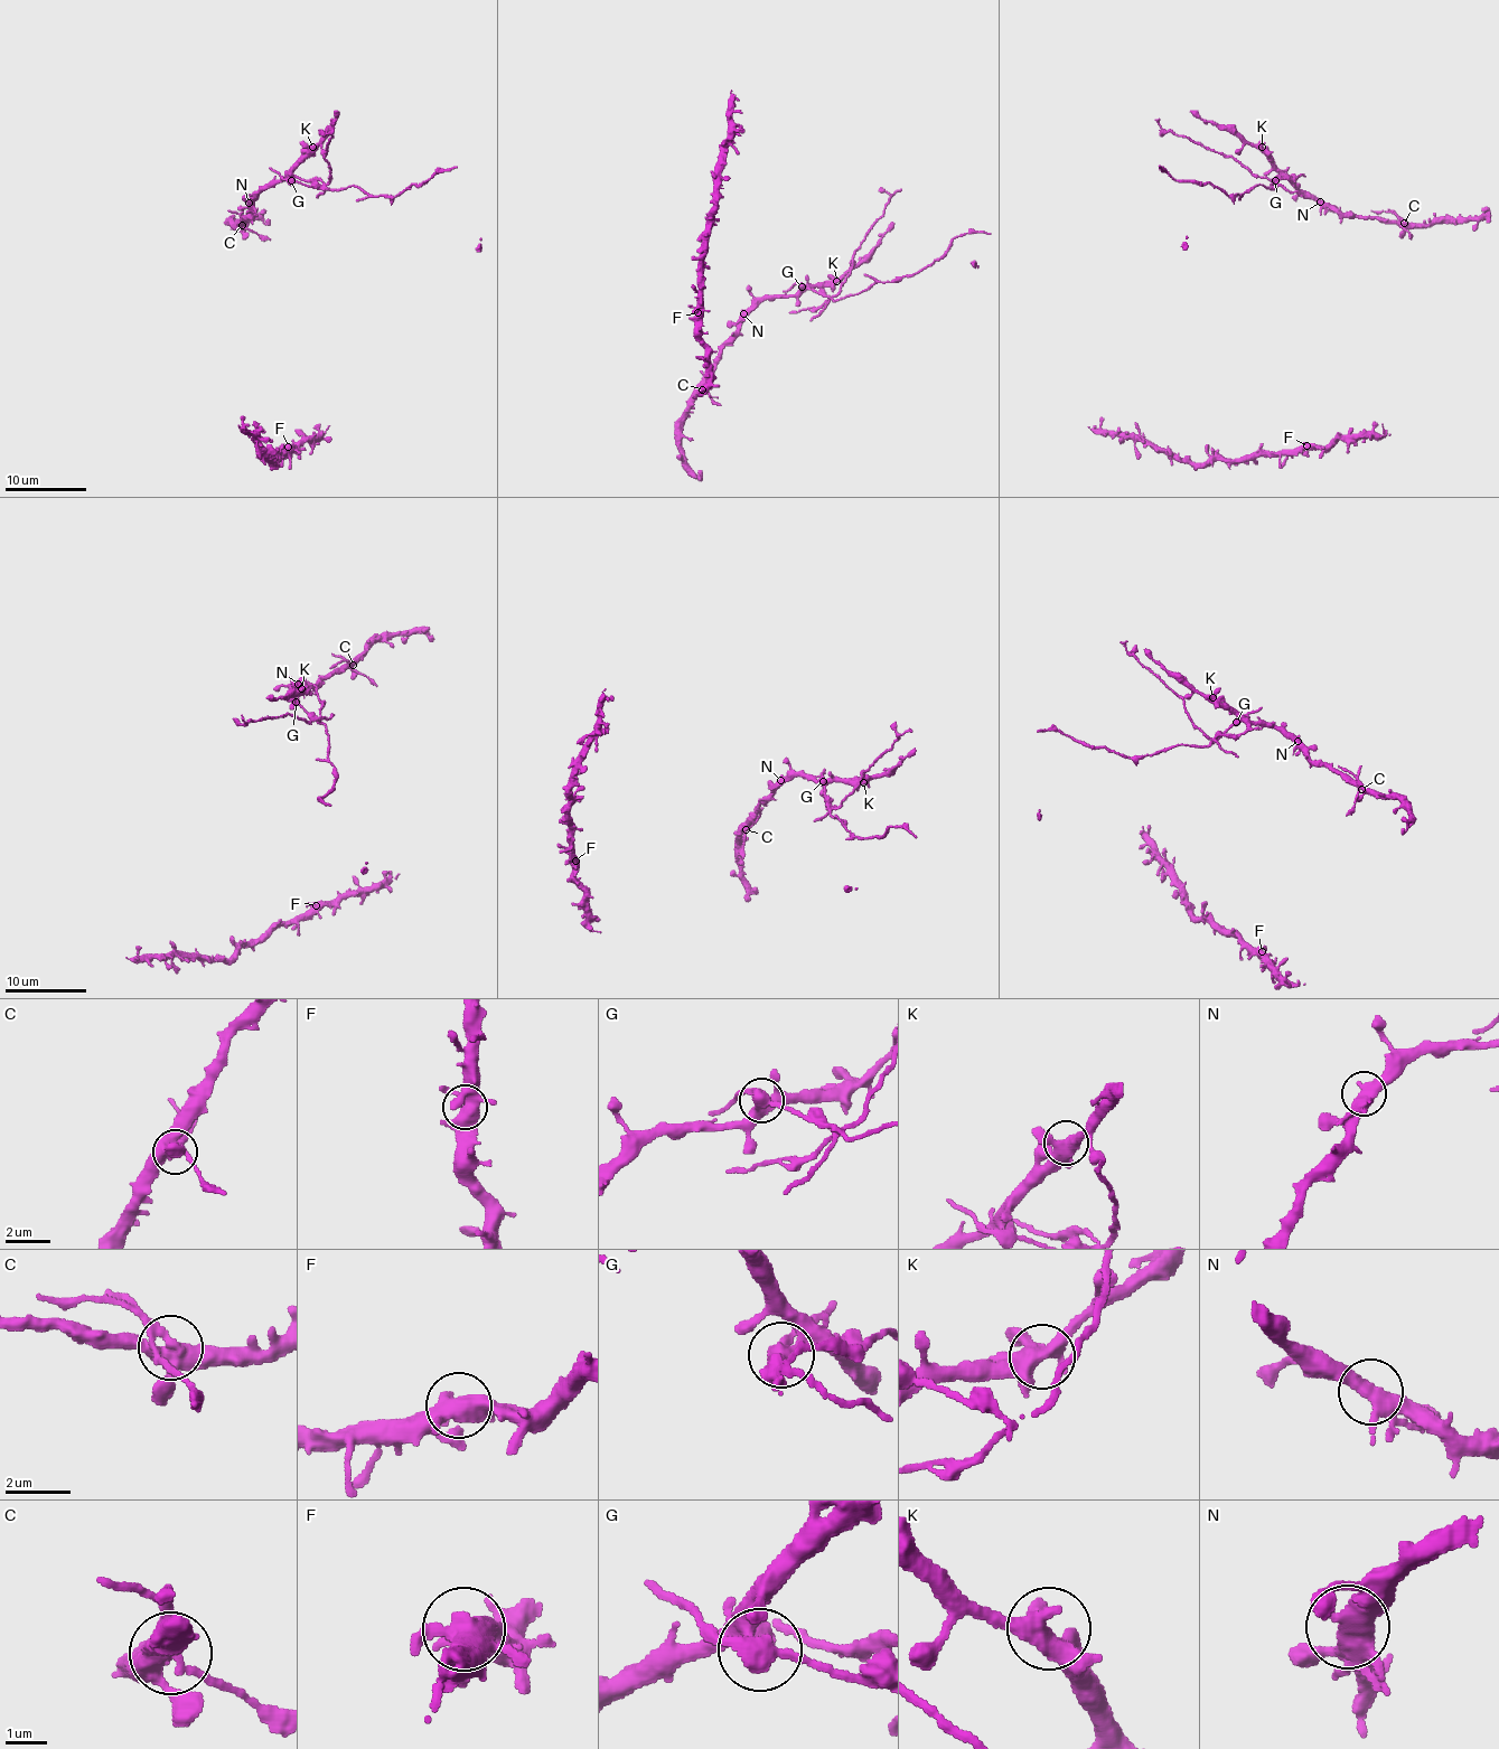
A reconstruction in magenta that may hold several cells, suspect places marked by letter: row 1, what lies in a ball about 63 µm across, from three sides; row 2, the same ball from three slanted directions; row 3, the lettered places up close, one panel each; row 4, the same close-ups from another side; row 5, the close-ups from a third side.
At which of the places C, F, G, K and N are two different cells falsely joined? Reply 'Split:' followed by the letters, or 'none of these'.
Split: C, G

